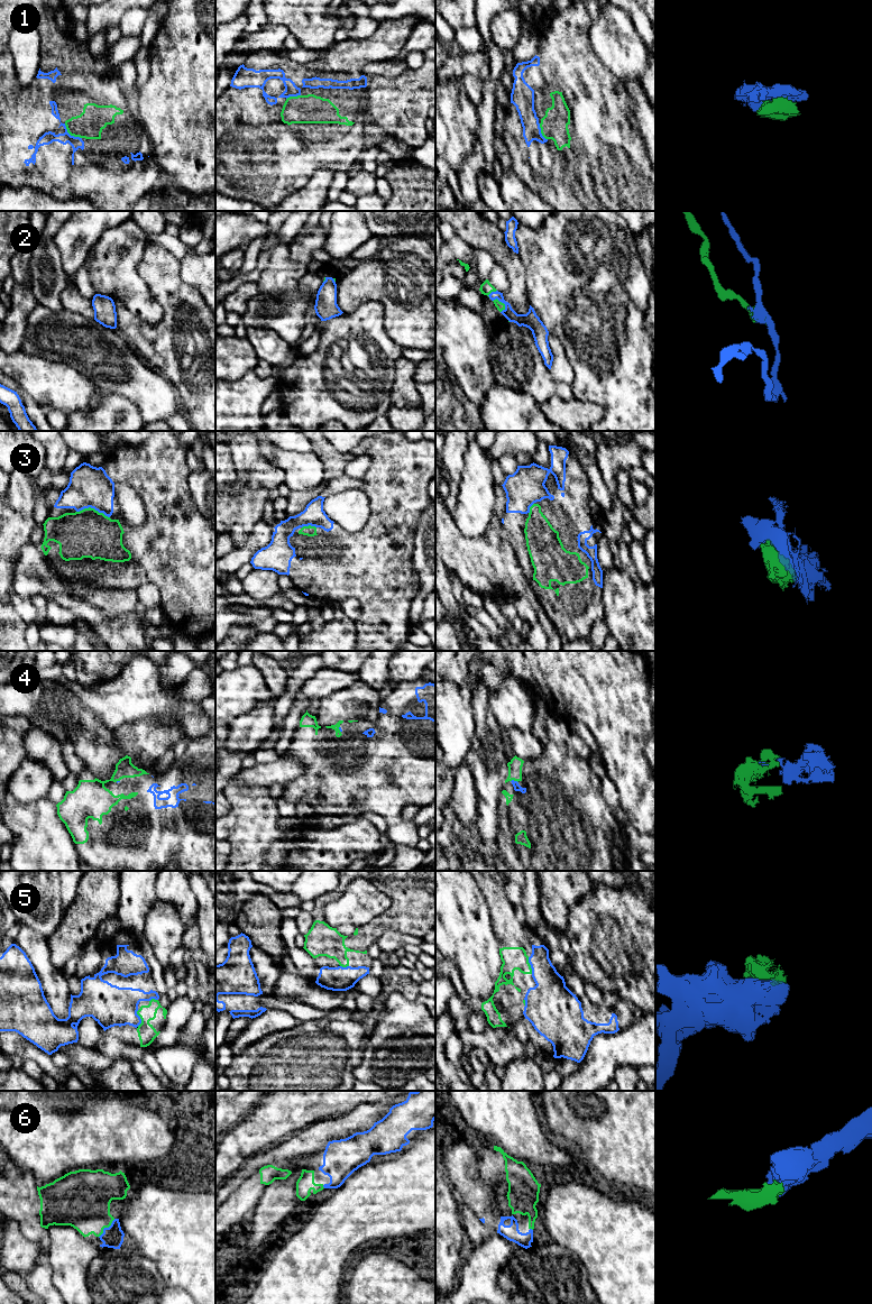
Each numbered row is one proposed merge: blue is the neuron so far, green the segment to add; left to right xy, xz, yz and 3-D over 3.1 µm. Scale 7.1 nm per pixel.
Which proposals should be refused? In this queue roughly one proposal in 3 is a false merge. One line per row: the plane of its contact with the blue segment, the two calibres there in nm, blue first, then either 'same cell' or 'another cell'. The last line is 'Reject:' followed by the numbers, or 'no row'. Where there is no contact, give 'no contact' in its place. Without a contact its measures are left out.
1: xy | 90/200 nm | same cell
2: yz | 120/60 nm | same cell
3: xy | 300/340 nm | same cell
4: yz | 50/100 nm | same cell
5: xy | 300/130 nm | same cell
6: xy | 160/380 nm | same cell
Reject: no row

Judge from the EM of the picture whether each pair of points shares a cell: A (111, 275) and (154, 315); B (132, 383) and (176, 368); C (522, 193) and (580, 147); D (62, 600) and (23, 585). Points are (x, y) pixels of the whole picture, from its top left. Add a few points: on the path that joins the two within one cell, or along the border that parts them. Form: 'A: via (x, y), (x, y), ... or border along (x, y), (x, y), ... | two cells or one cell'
A: via (121, 283), (144, 305) | one cell
B: border along (139, 356), (161, 376) | two cells
C: border along (530, 189), (543, 199) | two cells
D: via (52, 591), (45, 585), (33, 585) | one cell

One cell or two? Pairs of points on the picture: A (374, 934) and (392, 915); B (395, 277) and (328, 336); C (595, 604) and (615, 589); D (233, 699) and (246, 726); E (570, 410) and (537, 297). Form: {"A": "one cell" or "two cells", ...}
{"A": "one cell", "B": "two cells", "C": "two cells", "D": "two cells", "E": "two cells"}

